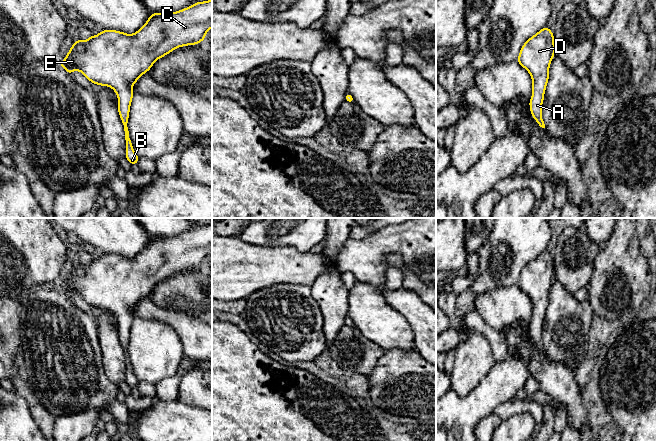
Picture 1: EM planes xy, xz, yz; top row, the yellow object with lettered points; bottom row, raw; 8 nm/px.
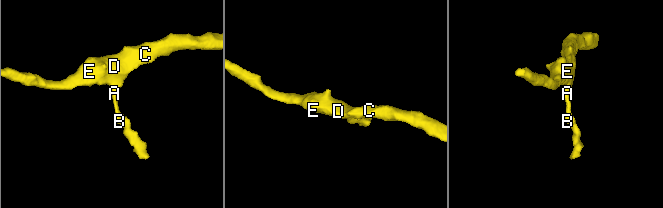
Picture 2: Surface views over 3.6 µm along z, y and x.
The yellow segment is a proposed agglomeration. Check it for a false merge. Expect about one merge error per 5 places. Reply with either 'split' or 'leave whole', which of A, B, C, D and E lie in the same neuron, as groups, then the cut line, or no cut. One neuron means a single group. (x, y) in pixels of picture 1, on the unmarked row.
leave whole | A B C D E | no cut

